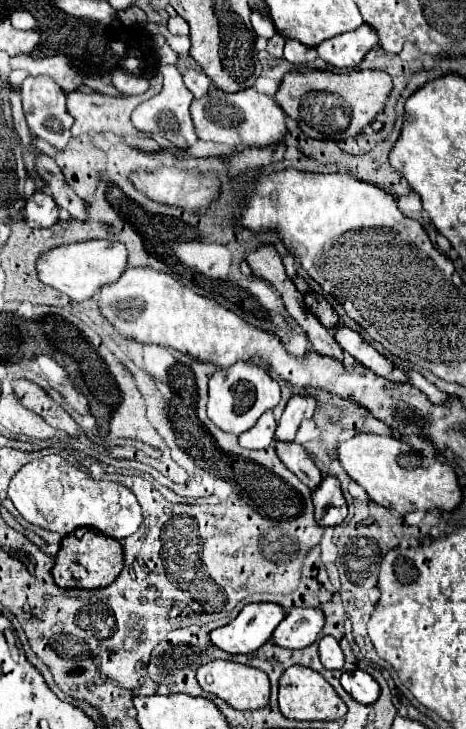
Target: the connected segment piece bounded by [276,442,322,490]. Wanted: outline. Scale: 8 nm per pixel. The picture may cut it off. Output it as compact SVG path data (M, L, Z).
M276 442L276 452L280 456L280 460L284 462L284 466L288 470L292 470L302 484L306 484L310 490L316 490L322 482L322 474L320 470L314 466L314 462L310 460L310 454L296 442L292 444L280 444Z

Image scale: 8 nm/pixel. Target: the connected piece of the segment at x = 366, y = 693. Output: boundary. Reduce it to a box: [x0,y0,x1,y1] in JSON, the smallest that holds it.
[340,670,380,704]

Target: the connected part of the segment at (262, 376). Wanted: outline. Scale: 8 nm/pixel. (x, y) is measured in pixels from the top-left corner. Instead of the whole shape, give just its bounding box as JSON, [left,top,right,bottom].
[208,364,280,436]

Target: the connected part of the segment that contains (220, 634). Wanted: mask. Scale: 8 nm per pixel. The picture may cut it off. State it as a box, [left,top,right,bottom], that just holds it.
[210,604,286,654]

